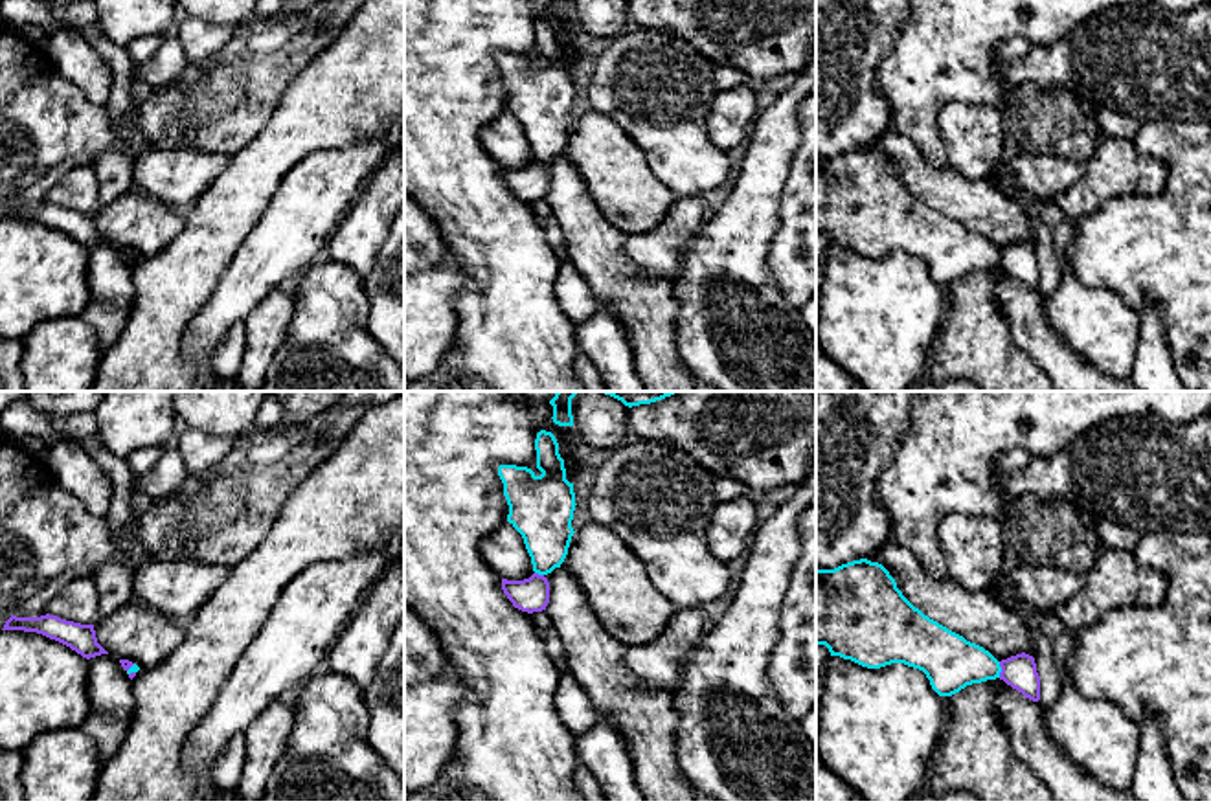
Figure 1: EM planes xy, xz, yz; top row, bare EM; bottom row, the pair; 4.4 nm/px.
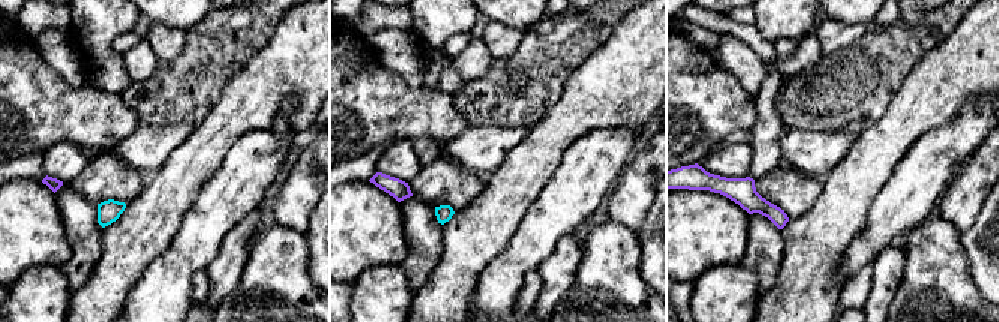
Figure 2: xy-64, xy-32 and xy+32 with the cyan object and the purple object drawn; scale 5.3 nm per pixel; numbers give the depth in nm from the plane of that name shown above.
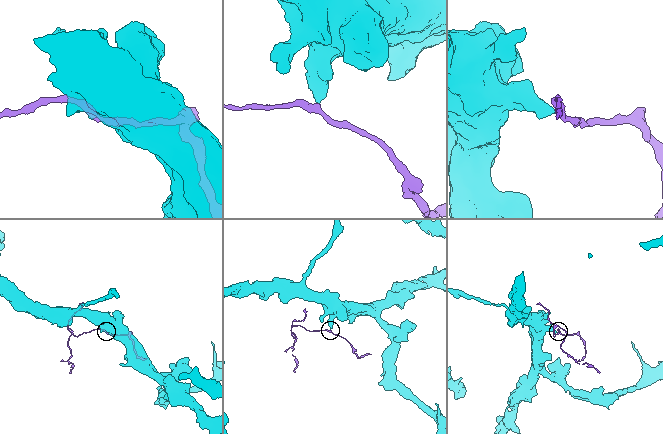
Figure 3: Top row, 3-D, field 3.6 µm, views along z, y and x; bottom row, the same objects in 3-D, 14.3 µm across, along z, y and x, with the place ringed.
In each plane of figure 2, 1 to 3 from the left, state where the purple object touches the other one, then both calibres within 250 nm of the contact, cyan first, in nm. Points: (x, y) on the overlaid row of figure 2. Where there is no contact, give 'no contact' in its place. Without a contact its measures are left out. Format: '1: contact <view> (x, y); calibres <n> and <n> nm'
1: no contact
2: no contact
3: no contact

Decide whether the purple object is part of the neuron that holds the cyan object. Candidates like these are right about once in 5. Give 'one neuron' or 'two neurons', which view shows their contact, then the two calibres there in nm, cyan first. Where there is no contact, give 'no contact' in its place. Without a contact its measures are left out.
two neurons | yz | 240/150 nm

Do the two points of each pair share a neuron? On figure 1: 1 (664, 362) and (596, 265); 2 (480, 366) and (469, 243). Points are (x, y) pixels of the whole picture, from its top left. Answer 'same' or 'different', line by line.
1: same
2: same

